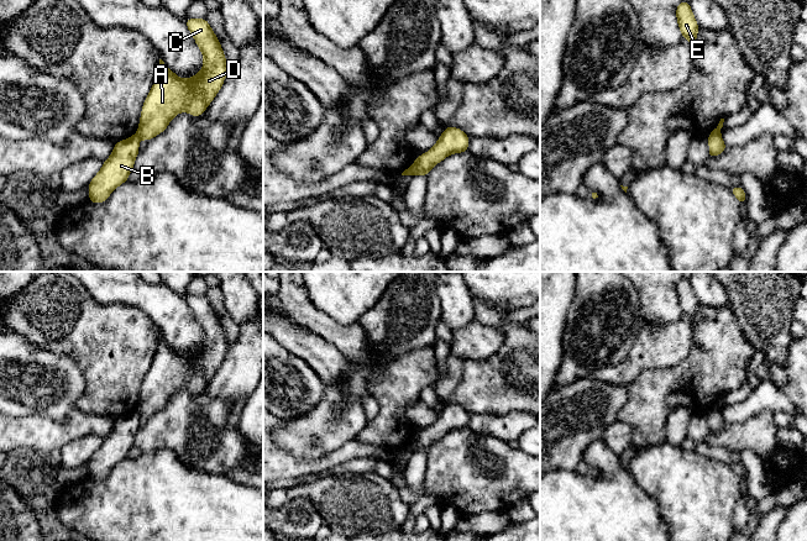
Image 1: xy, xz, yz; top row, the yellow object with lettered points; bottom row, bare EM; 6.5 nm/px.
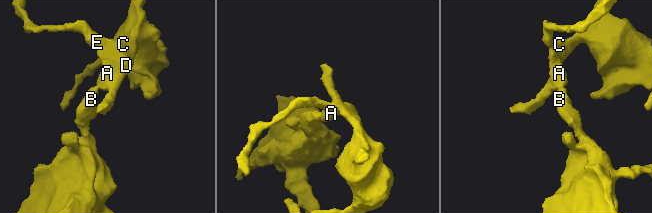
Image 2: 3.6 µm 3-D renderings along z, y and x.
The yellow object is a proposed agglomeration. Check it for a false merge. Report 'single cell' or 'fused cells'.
fused cells

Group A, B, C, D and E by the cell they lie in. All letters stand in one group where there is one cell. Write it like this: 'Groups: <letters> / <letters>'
Groups: A C D E / B

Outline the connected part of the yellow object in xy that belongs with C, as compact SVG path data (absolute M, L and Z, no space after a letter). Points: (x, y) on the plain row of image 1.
M187 295L185 300L203 330L204 342L193 354L182 356L159 336L157 353L142 382L136 409L146 417L163 409L179 389L200 393L221 366L229 350L219 315L209 299L205 295Z

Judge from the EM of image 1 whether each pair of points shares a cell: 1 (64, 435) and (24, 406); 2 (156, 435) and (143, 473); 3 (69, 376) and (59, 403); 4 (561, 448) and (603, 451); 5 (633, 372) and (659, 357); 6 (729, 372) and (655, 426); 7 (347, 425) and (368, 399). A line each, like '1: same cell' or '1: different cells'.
1: different cells
2: different cells
3: same cell
4: different cells
5: same cell
6: same cell
7: different cells

